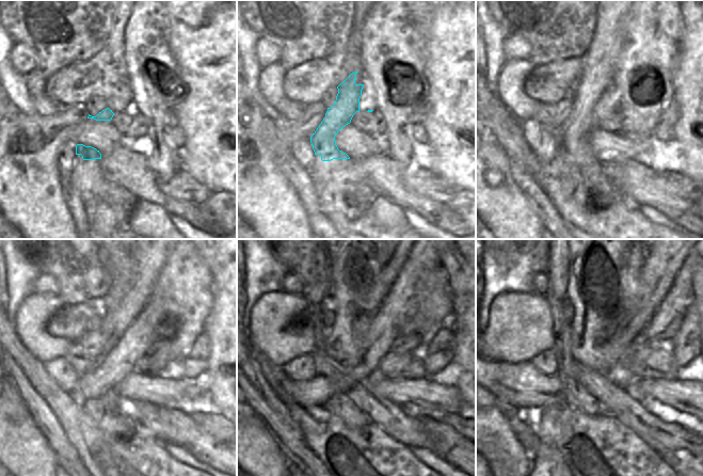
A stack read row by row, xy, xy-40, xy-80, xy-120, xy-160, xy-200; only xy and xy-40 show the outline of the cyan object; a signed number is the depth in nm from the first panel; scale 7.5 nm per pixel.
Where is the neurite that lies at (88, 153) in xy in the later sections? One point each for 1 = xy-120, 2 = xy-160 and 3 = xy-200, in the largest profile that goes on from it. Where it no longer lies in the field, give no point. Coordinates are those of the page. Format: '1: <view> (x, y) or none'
1: xy-120 (126, 344)
2: xy-160 (380, 335)
3: xy-200 (522, 385)

